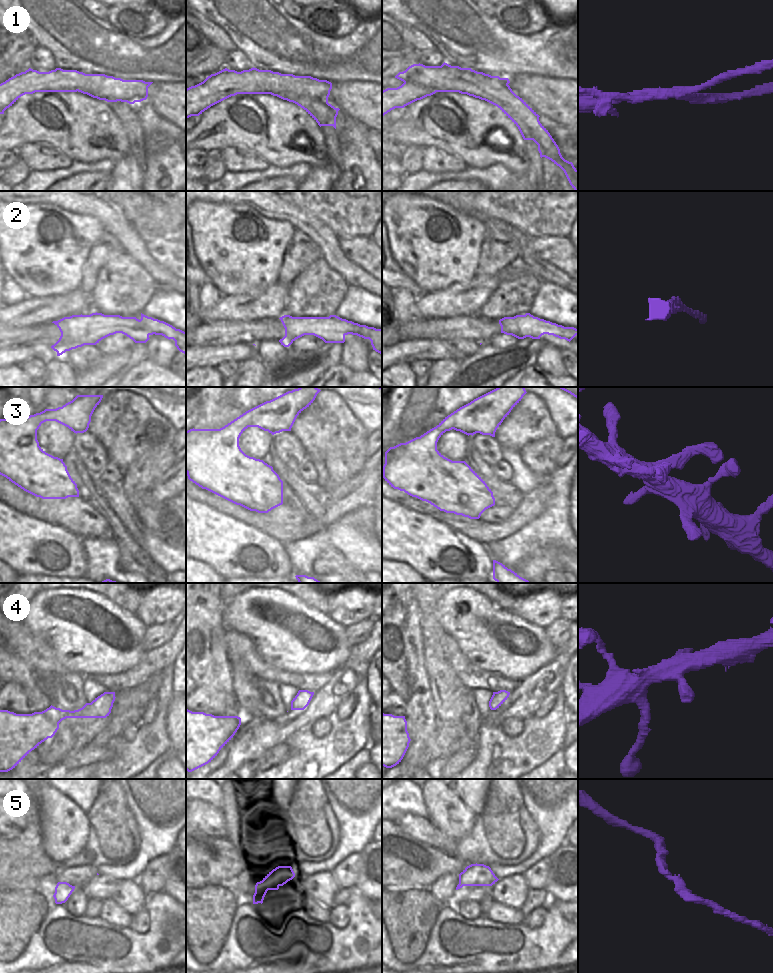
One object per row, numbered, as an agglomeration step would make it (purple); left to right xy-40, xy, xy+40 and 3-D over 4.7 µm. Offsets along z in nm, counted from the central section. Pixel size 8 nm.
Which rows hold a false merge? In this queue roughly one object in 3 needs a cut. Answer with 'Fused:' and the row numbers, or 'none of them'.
Fused: 1, 2

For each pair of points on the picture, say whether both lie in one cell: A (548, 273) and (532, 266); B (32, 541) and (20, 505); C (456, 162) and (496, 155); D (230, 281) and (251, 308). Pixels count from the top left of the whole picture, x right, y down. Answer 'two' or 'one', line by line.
A: two
B: two
C: two
D: two

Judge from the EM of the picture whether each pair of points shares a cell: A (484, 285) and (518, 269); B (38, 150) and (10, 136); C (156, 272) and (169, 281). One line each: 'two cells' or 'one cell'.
A: one cell
B: two cells
C: one cell

